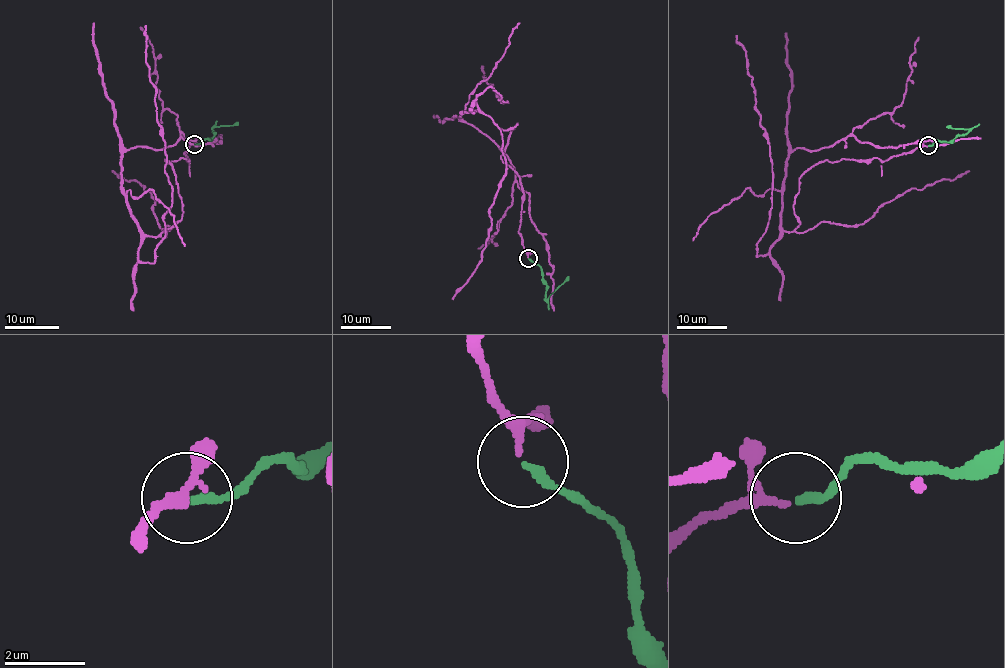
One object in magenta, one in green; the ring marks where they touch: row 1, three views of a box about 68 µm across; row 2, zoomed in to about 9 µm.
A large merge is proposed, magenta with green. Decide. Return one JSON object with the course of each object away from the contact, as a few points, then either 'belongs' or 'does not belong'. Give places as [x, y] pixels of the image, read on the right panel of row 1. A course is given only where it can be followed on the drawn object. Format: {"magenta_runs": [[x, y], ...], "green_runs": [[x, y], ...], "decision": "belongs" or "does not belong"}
{"magenta_runs": [[927, 146], [818, 161], [799, 179], [799, 225], [781, 226], [797, 148], [851, 135], [881, 148], [980, 137]], "green_runs": [[928, 145], [952, 141], [969, 130], [946, 126]], "decision": "belongs"}

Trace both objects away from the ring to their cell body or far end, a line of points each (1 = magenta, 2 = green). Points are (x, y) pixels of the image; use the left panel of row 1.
1: (194, 145), (165, 160), (182, 218), (150, 236), (122, 186), (124, 152), (222, 135)
2: (194, 143), (210, 139), (214, 135), (214, 127), (237, 123)

